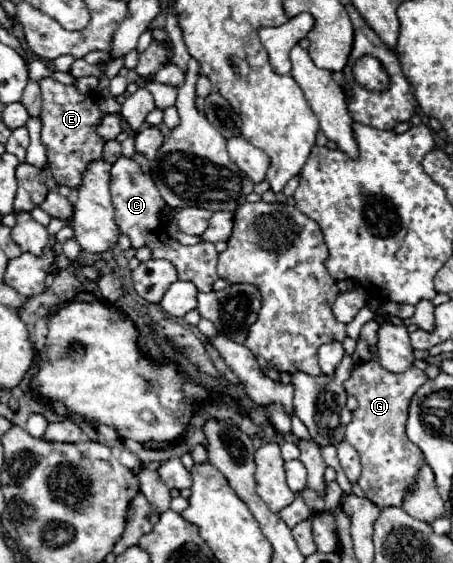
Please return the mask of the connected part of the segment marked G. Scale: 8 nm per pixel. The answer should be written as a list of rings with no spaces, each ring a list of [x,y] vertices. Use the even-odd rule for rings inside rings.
[[[368,360],[354,366],[352,376],[344,382],[346,392],[354,394],[358,400],[358,408],[352,412],[352,422],[346,428],[346,442],[360,454],[362,474],[358,484],[366,498],[370,498],[378,508],[402,506],[404,496],[408,496],[416,484],[420,468],[426,464],[420,448],[406,436],[410,398],[426,380],[426,372],[416,366],[402,374],[392,374],[376,360]]]

